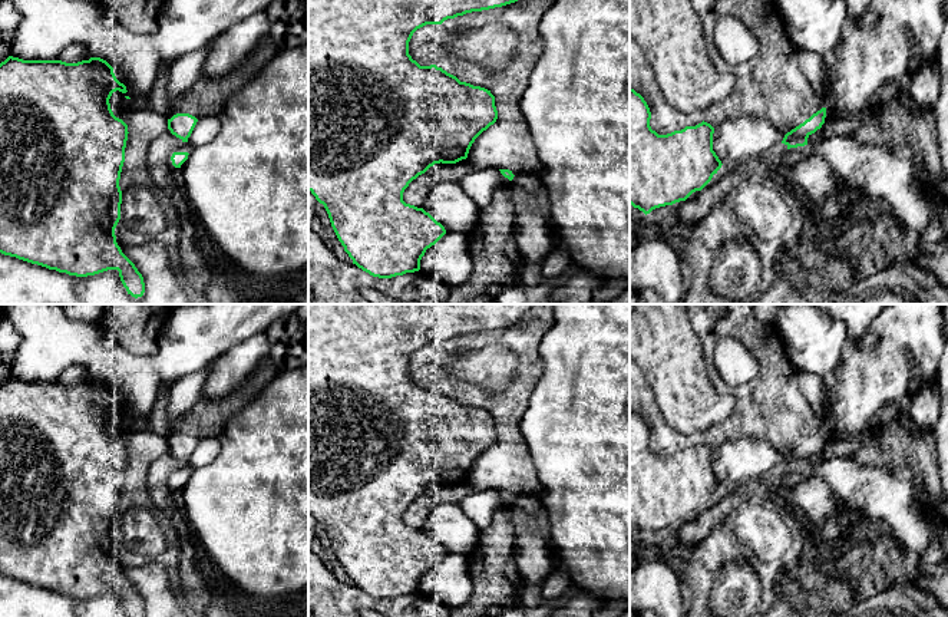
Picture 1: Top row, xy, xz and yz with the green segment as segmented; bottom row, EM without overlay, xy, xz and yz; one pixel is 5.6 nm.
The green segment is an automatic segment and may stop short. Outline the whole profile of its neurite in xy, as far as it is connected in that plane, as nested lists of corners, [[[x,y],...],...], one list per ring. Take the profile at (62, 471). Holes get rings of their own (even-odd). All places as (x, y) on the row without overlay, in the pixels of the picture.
[[[9,377],[0,385],[0,574],[76,598],[118,591],[128,616],[143,617],[143,598],[122,574],[115,557],[129,455],[128,446],[110,430],[109,420],[116,412],[128,413],[113,389],[100,379],[66,385]]]

